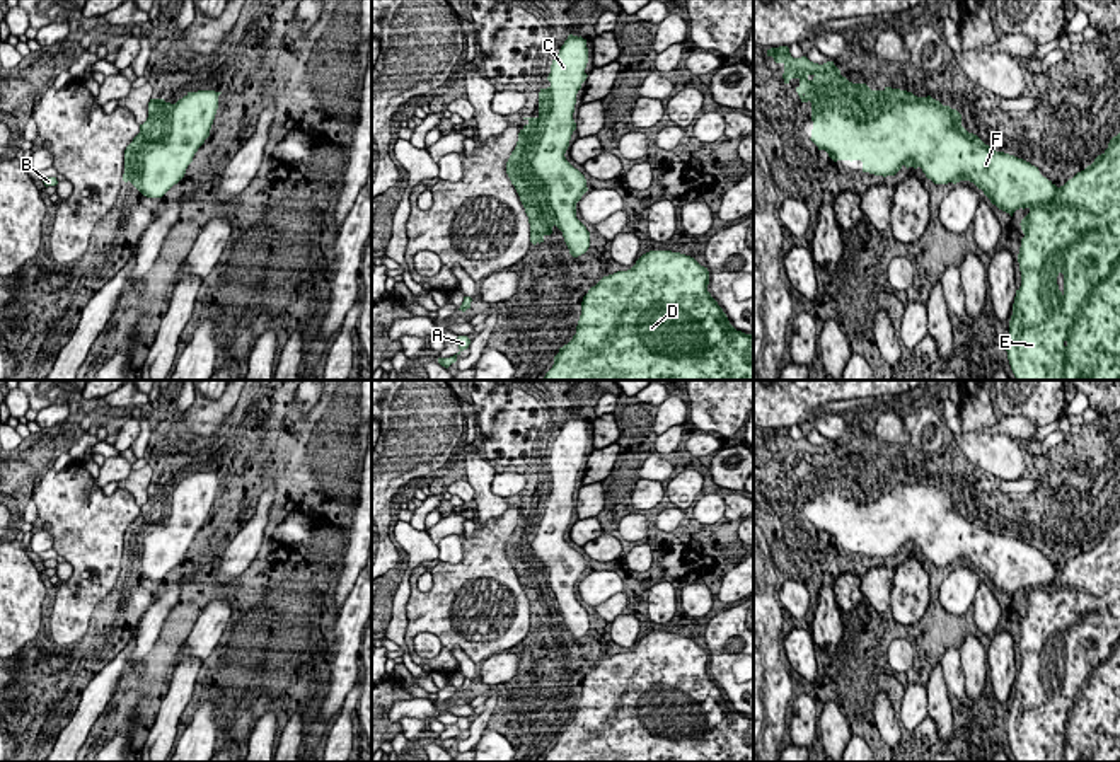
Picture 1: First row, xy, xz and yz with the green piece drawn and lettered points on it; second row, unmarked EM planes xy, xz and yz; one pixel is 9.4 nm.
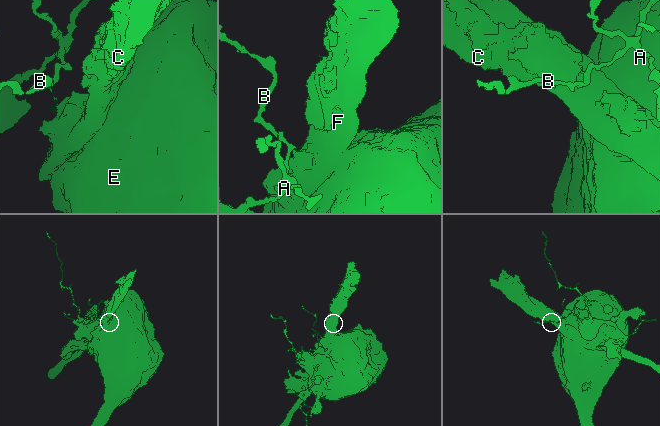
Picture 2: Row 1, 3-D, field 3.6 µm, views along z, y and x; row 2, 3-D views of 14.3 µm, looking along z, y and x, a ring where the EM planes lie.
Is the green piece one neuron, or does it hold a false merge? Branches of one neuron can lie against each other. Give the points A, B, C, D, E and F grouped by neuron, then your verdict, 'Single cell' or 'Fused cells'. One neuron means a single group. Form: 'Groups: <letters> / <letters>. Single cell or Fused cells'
Groups: A B D E F / C. Fused cells

